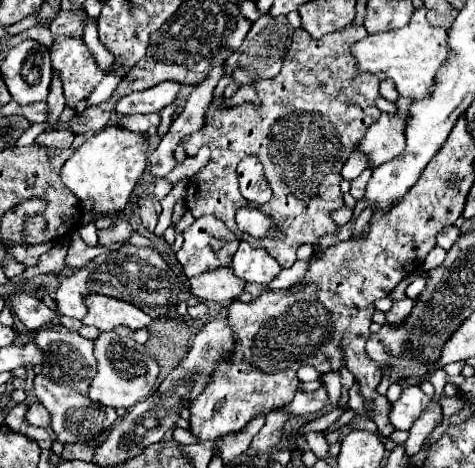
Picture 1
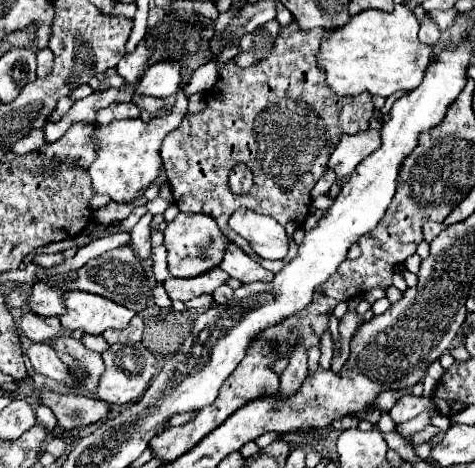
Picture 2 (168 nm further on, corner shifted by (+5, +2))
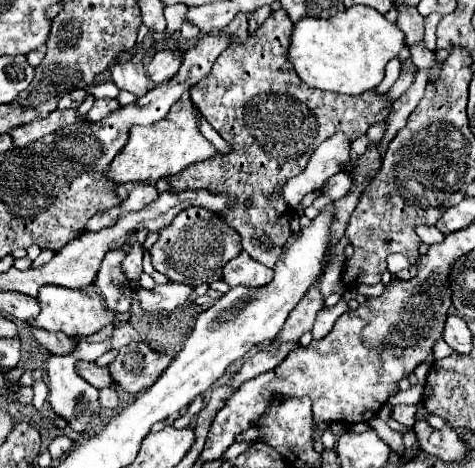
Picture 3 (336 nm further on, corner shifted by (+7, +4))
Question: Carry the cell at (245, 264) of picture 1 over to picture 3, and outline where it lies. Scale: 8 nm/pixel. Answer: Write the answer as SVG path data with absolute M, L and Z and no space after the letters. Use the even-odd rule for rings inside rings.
M241 251L237 257L233 257L223 267L223 281L229 287L245 285L245 287L263 287L273 279L273 271L259 261L251 259L245 251Z

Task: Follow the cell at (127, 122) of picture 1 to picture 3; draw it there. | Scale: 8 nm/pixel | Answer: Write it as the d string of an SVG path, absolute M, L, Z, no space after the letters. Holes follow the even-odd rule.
M95 99L93 109L87 113L87 121L95 123L95 121L103 119L107 113L111 113L115 109L119 109L119 101L115 101L115 99Z

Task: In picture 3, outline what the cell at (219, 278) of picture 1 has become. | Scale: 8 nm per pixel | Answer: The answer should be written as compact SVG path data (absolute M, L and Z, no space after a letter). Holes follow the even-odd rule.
M169 281L165 285L155 285L153 291L147 291L143 287L139 287L137 291L139 291L141 309L145 313L157 313L157 311L171 311L181 307L193 293L193 287Z

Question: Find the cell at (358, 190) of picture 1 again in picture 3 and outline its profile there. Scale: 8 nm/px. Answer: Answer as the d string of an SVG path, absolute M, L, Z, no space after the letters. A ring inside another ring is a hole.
M337 173L333 177L329 177L329 181L325 183L325 187L321 187L321 195L327 195L331 197L333 201L345 197L351 189L351 181L349 181L349 175L347 173Z

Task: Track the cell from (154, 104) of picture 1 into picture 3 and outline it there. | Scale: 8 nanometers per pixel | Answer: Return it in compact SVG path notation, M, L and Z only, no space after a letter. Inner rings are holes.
M157 51L155 57L147 63L147 75L153 85L161 85L169 81L181 67L181 57L183 53L173 53L173 51Z

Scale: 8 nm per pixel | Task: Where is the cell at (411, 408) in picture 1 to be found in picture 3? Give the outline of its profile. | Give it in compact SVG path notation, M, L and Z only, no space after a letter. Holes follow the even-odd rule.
M395 405L391 415L403 425L413 425L415 423L415 405Z

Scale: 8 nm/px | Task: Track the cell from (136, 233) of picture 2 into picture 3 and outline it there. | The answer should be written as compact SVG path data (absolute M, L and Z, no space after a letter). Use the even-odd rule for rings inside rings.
M137 241L131 245L131 251L123 259L123 269L131 281L139 279L139 275L143 273L143 243Z

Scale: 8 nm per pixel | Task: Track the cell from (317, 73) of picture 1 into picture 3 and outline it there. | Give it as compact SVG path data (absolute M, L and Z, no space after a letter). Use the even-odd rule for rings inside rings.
M283 9L273 11L245 43L239 43L235 37L229 49L217 57L209 75L191 87L195 107L231 145L231 151L227 155L215 153L211 159L193 163L185 167L185 171L165 177L173 193L199 189L231 193L235 197L233 207L221 211L221 219L239 231L243 249L265 267L277 263L291 235L289 221L293 209L277 195L277 187L281 187L285 179L299 175L325 139L337 131L357 139L391 111L391 103L387 103L385 95L377 95L375 91L347 97L301 83L301 77L289 67L289 59L285 59L285 51L289 51L289 31L293 31L289 15ZM247 199L253 201L251 209L245 207ZM265 233L273 239L273 249L267 253L259 245L259 237Z

